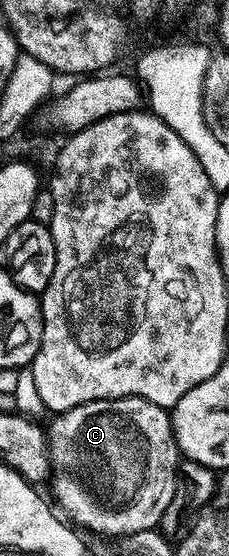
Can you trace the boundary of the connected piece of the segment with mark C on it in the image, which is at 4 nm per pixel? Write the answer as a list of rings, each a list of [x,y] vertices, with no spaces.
[[[125,396],[115,400],[84,402],[72,410],[57,413],[51,420],[54,421],[50,428],[48,424],[48,485],[54,491],[53,503],[79,529],[87,528],[102,536],[129,538],[140,530],[161,525],[164,510],[168,510],[168,502],[172,502],[172,494],[176,490],[180,463],[172,416],[167,409],[139,396]]]

